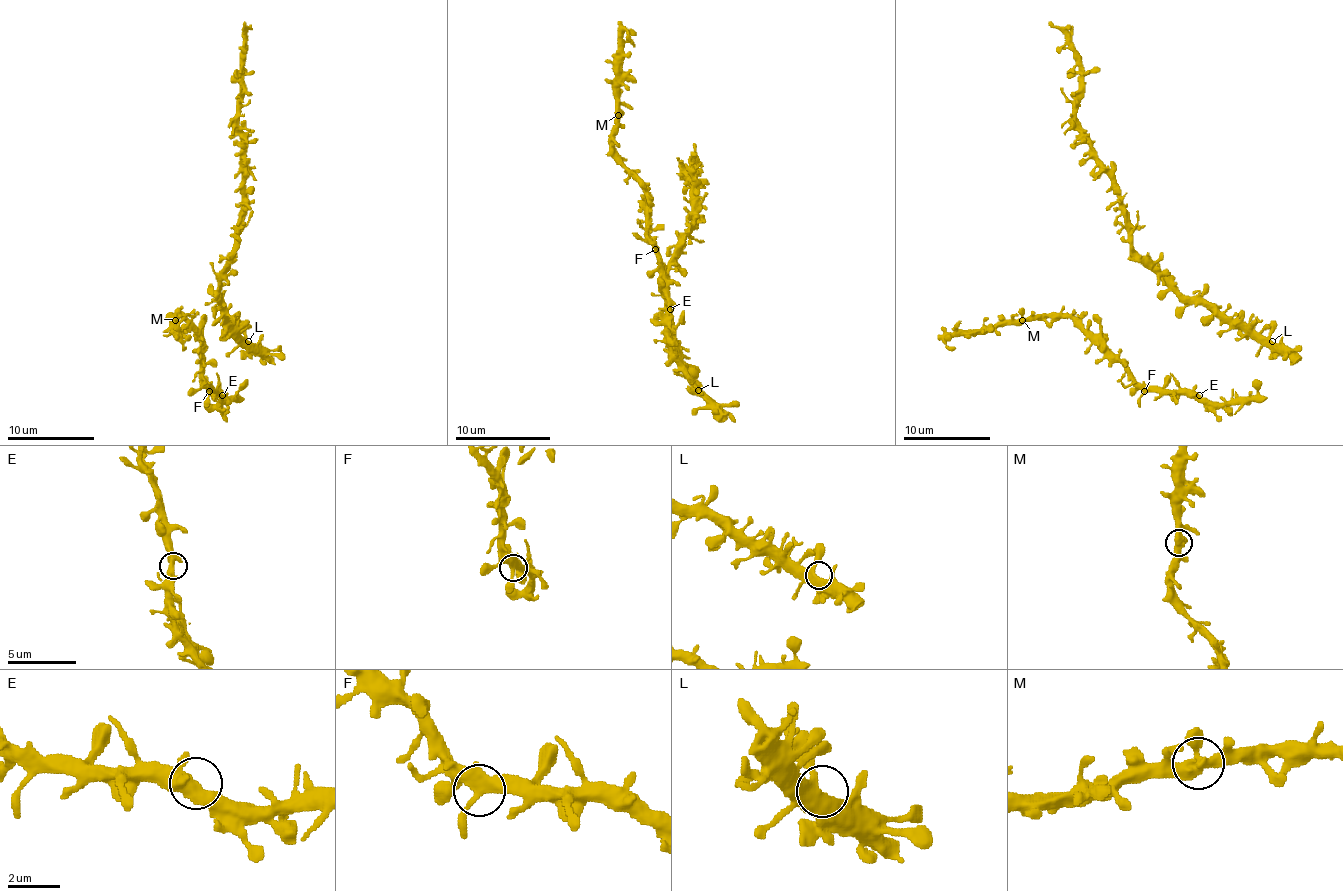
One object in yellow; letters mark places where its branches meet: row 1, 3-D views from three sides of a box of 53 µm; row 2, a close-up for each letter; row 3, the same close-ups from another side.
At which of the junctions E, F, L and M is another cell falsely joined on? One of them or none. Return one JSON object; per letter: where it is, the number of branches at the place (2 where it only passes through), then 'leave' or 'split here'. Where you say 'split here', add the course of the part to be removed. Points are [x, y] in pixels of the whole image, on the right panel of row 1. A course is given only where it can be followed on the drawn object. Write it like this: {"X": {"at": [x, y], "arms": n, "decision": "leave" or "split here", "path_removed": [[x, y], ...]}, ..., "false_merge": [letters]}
{"E": {"at": [1199, 395], "arms": 3, "decision": "leave"}, "F": {"at": [1144, 391], "arms": 3, "decision": "leave"}, "L": {"at": [1272, 341], "arms": 3, "decision": "leave"}, "M": {"at": [1022, 320], "arms": 3, "decision": "leave"}, "false_merge": []}

